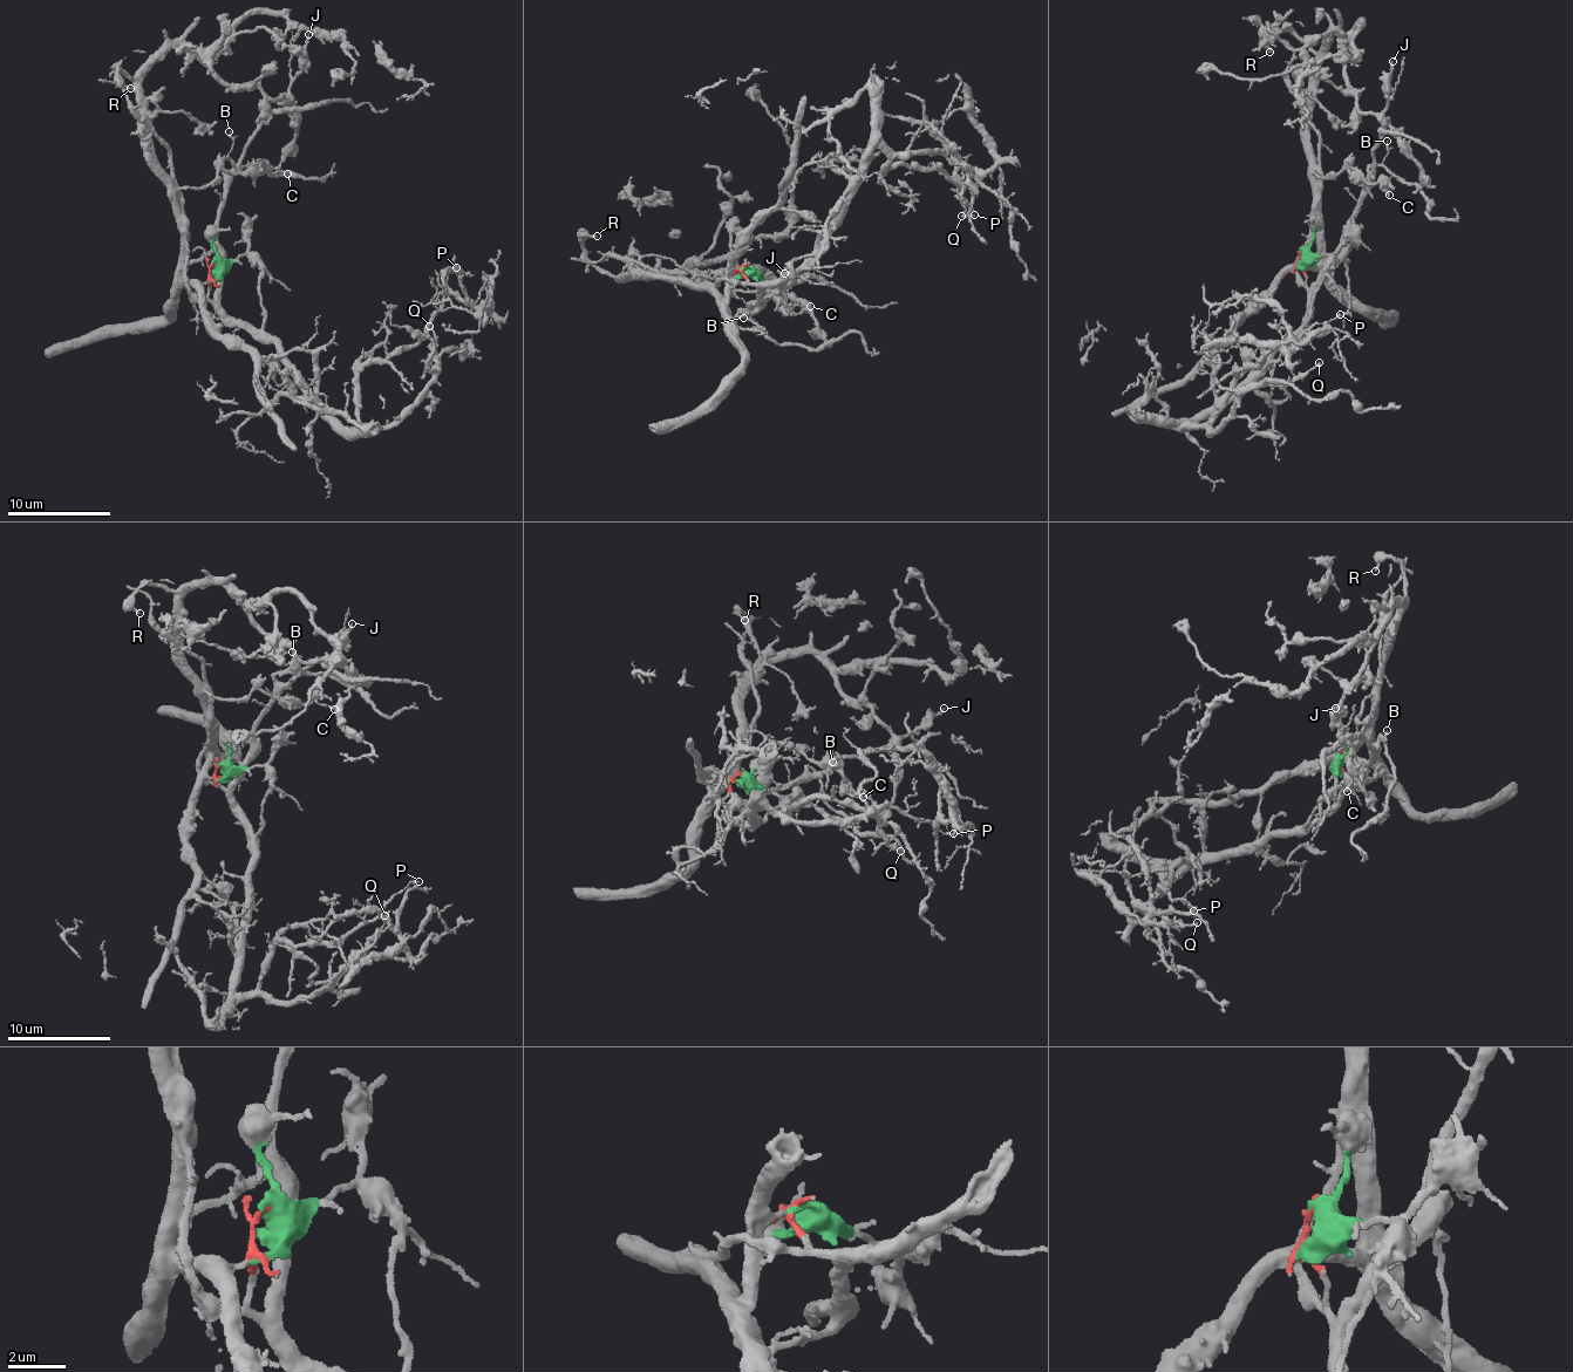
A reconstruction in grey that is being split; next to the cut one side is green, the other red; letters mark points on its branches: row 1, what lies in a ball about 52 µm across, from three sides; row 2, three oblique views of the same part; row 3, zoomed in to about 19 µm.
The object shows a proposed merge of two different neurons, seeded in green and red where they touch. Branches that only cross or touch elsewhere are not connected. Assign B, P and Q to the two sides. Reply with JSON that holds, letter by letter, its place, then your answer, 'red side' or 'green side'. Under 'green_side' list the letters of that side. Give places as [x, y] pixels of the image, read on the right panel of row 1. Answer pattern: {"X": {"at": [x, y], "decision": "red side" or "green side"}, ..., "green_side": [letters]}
{"B": {"at": [1387, 141], "decision": "red side"}, "P": {"at": [1340, 314], "decision": "red side"}, "Q": {"at": [1319, 362], "decision": "red side"}, "green_side": []}

